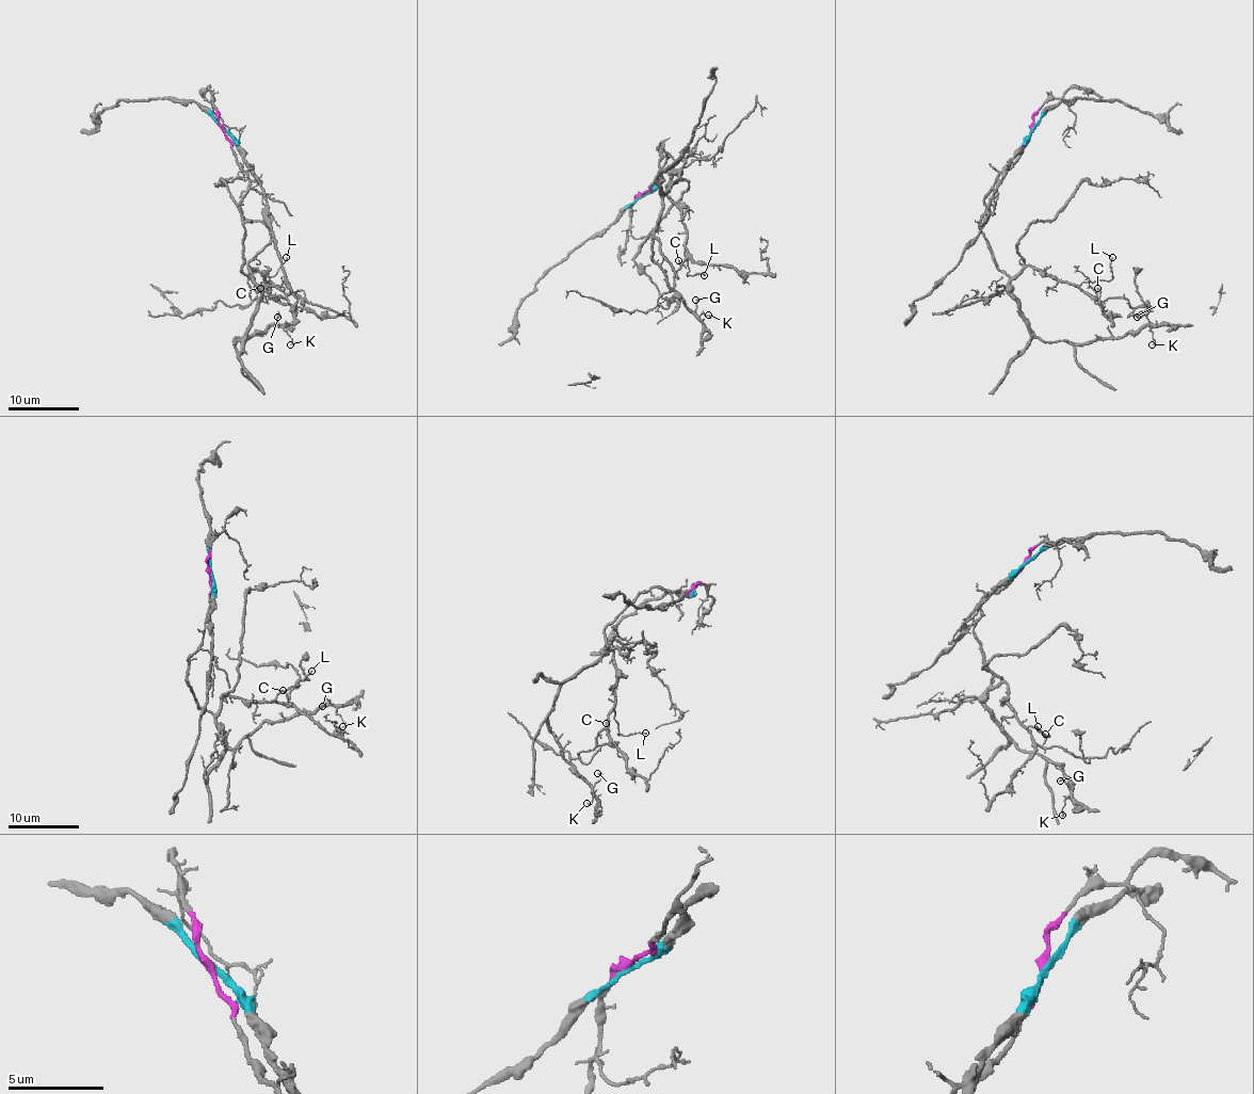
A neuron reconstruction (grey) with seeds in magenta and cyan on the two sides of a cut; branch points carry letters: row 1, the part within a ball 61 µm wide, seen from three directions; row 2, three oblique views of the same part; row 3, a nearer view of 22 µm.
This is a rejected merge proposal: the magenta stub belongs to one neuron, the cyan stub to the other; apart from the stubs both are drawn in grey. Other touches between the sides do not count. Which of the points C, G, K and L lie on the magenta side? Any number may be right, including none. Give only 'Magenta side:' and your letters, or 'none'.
Magenta side: C, G, K, L

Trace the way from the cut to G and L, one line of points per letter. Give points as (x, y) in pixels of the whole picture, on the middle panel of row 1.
G: (641, 194), (668, 159), (662, 142), (660, 166), (678, 175), (663, 196), (653, 260), (693, 311), (695, 299)
L: (641, 194), (665, 163), (658, 148), (662, 142), (668, 196), (685, 226), (687, 274), (704, 276)

